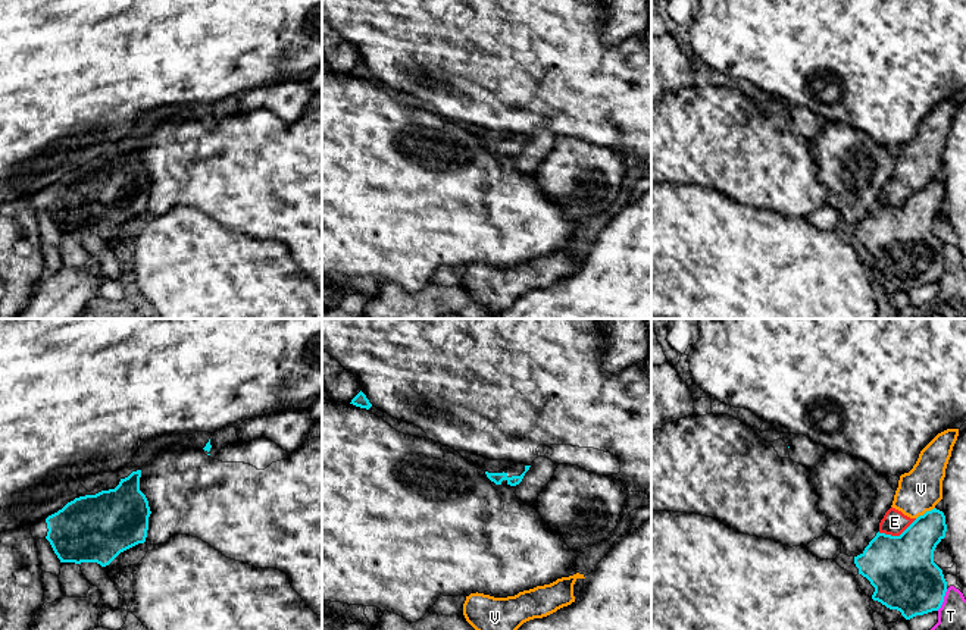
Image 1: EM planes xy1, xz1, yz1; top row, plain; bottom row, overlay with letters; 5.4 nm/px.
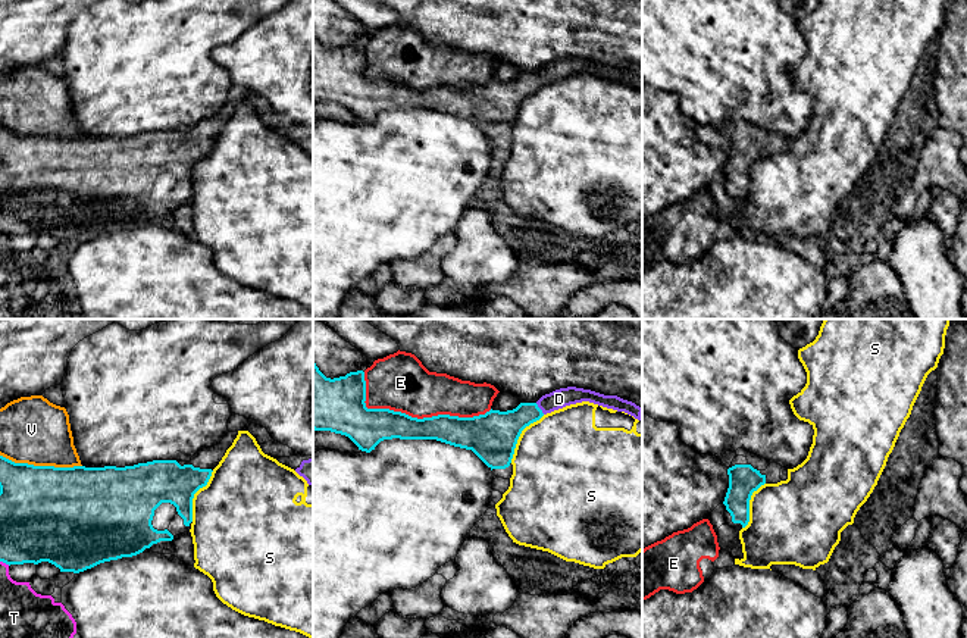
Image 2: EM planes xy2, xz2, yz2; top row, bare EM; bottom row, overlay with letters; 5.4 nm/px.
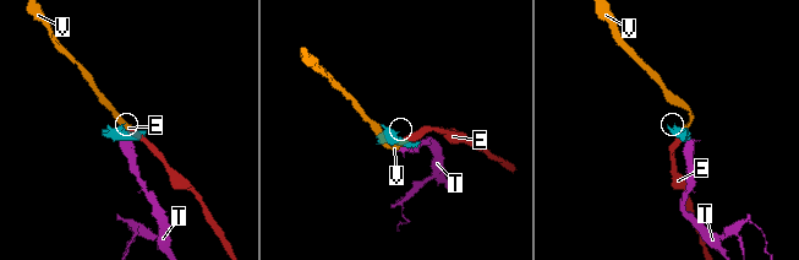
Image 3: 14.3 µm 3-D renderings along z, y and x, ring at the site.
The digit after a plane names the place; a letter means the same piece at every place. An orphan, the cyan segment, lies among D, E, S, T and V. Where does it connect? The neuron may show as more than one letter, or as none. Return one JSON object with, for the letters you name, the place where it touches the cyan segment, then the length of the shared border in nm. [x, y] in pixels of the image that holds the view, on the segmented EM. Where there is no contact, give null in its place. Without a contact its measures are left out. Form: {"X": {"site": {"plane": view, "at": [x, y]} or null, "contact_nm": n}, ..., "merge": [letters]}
{"D": {"site": {"plane": "xz2", "at": [540, 409]}, "contact_nm": 80}, "merge": ["D"]}

